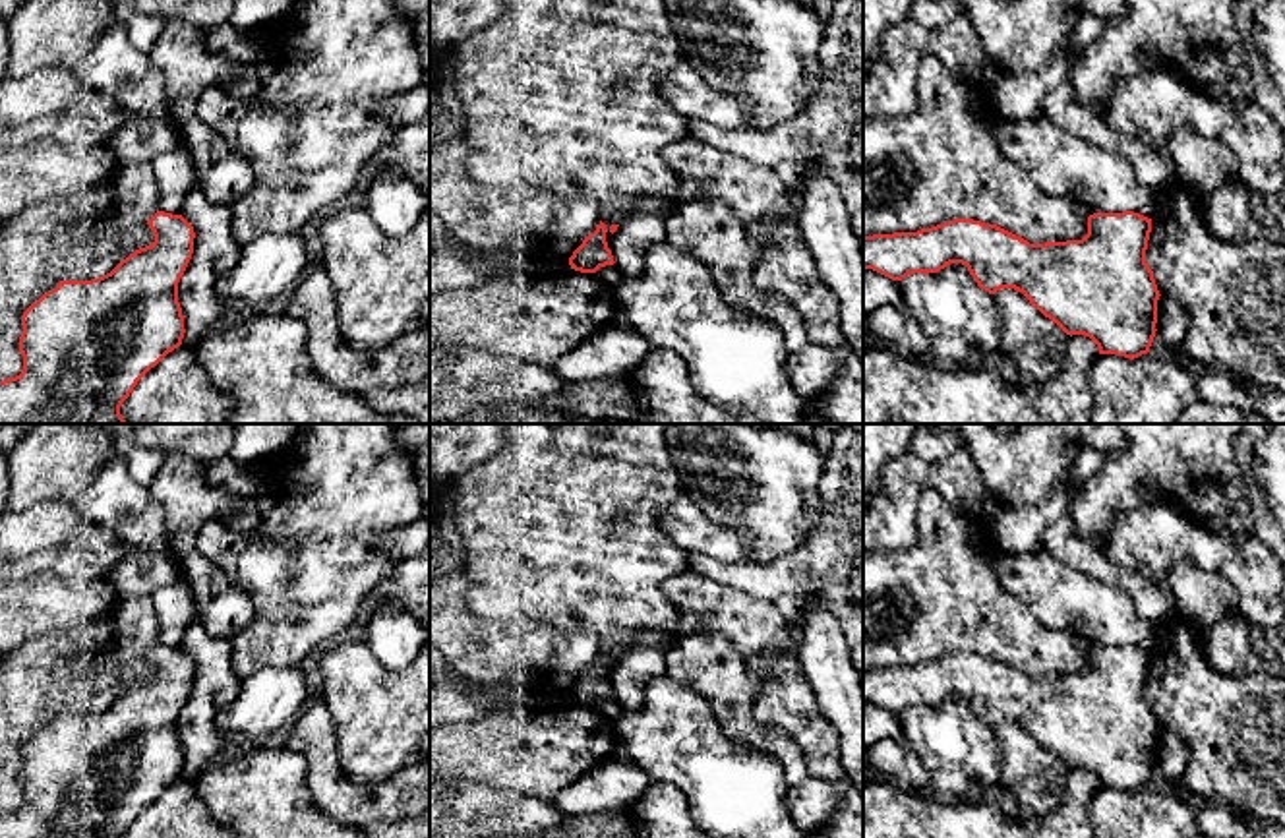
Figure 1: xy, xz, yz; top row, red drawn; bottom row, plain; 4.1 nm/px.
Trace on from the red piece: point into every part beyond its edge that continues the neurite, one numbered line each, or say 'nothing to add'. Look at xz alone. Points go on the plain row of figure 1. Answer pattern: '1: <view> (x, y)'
nothing to add

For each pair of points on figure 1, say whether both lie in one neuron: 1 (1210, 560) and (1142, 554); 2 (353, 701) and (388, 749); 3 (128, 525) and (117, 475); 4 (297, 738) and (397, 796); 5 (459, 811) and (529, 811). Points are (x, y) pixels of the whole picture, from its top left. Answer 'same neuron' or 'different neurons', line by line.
1: same neuron
2: same neuron
3: same neuron
4: same neuron
5: same neuron

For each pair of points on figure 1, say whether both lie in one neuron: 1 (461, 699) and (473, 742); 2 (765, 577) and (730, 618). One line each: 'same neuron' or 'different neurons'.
1: different neurons
2: different neurons

